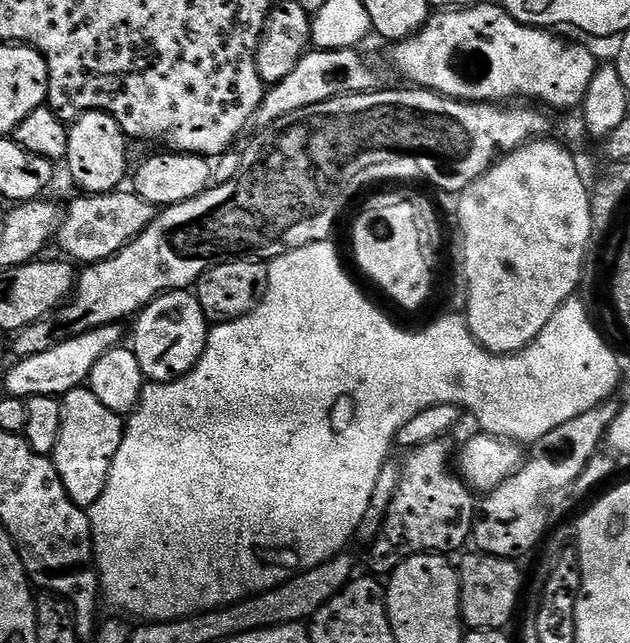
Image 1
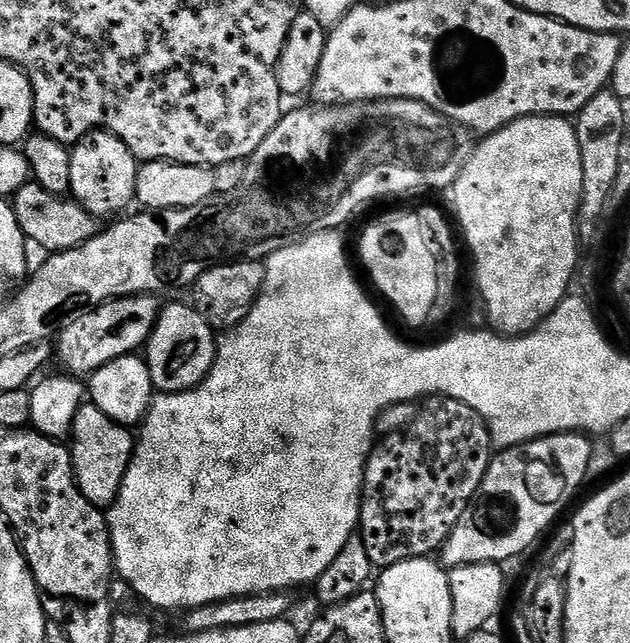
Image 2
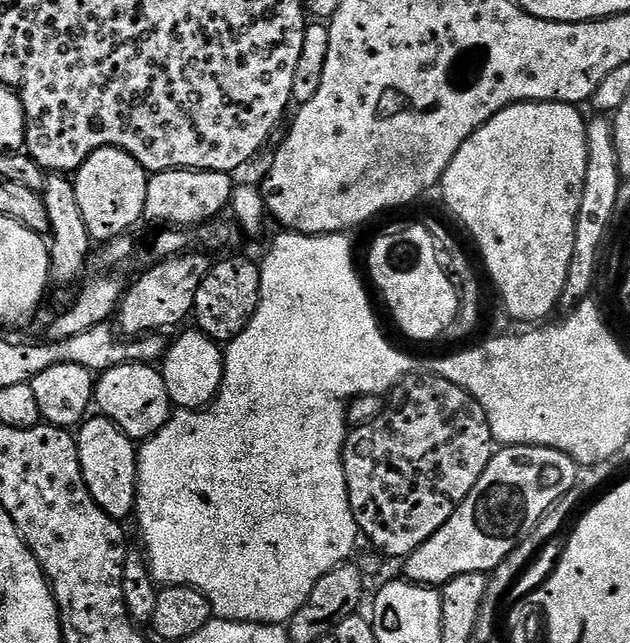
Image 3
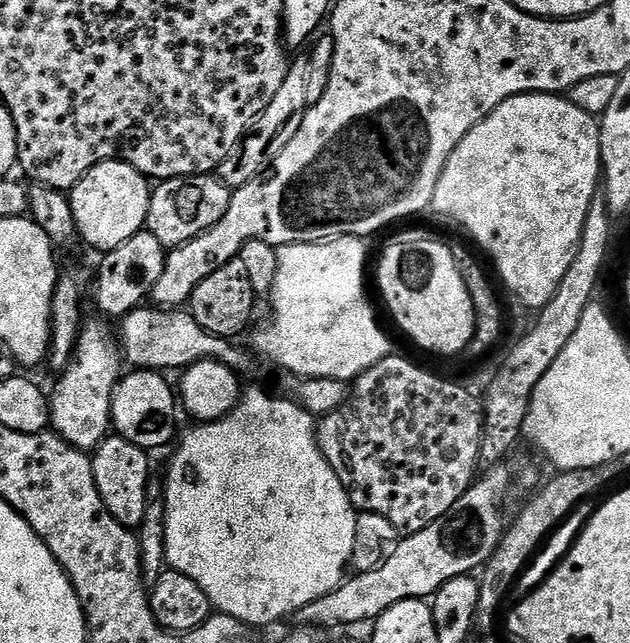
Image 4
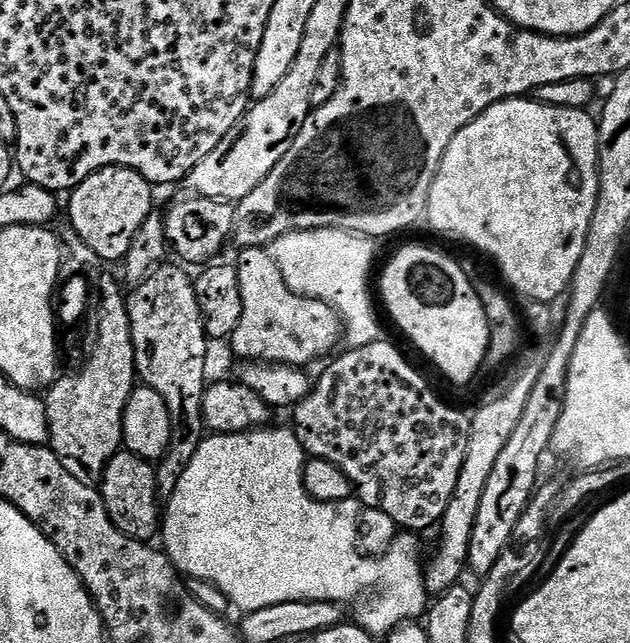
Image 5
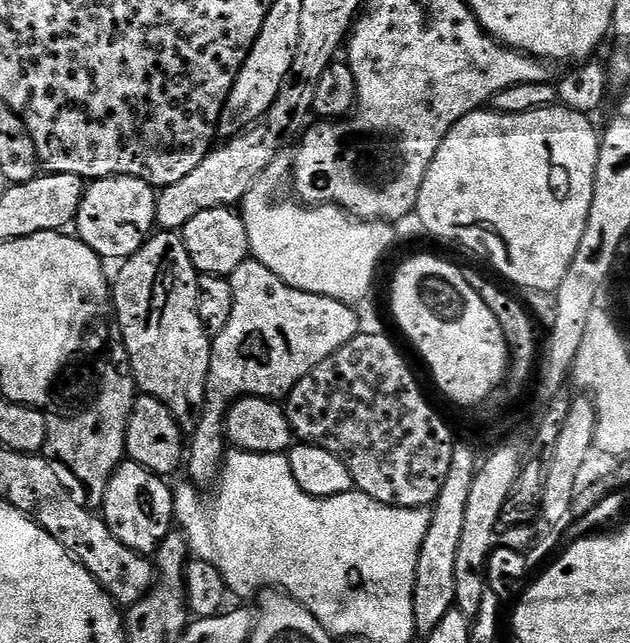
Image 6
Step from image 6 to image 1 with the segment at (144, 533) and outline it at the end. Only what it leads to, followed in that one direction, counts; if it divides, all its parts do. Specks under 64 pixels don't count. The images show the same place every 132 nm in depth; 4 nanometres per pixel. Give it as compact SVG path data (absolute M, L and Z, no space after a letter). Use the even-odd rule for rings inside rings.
M87 386L67 392L60 400L60 409L62 426L58 434L58 446L53 450L51 457L62 478L62 486L66 486L66 494L70 494L70 498L78 507L87 510L94 502L98 502L102 490L106 490L106 482L110 478L110 466L114 466L114 454L118 454L118 446L122 446L126 424L121 413L102 406L102 402L98 402L92 389Z

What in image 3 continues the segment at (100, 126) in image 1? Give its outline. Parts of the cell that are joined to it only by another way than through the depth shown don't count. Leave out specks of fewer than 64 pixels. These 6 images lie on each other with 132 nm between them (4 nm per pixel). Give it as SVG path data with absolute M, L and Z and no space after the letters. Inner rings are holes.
M99 148L86 158L84 165L74 174L74 183L78 206L93 241L107 242L131 233L131 228L144 220L149 179L150 173L120 148Z

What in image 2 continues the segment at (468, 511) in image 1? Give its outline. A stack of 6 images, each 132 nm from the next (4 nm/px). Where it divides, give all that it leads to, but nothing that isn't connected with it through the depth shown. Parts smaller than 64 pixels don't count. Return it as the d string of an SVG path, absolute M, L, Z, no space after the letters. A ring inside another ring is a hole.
M433 396L425 399L423 404L410 426L383 437L373 447L364 467L358 533L365 542L366 552L376 570L439 553L454 526L458 526L458 518L462 518L468 509L468 501L476 497L478 486L494 455L492 435L486 422L477 412L470 410L466 402L458 402L449 396Z

